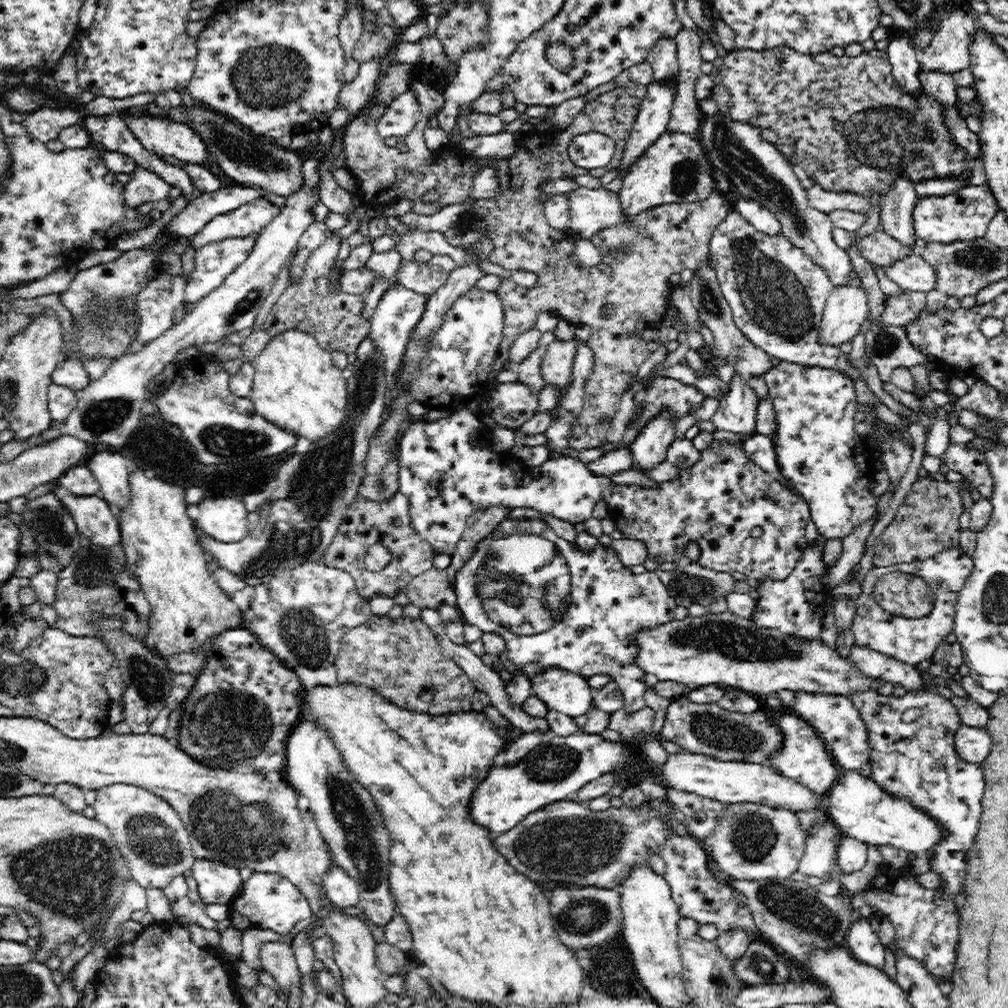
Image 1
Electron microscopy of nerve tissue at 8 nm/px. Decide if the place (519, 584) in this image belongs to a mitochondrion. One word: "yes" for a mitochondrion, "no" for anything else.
yes

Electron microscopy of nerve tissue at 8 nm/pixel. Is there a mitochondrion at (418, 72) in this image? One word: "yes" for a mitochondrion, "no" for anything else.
no

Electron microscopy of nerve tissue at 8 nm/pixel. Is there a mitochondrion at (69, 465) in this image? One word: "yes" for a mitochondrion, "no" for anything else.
no

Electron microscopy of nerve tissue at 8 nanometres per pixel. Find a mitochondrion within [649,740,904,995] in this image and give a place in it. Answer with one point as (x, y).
(799, 909)

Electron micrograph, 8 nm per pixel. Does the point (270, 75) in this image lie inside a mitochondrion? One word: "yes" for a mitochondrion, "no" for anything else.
yes

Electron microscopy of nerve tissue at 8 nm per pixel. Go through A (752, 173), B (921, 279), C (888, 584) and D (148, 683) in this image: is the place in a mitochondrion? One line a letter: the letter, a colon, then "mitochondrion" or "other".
A: mitochondrion
B: other
C: mitochondrion
D: mitochondrion

